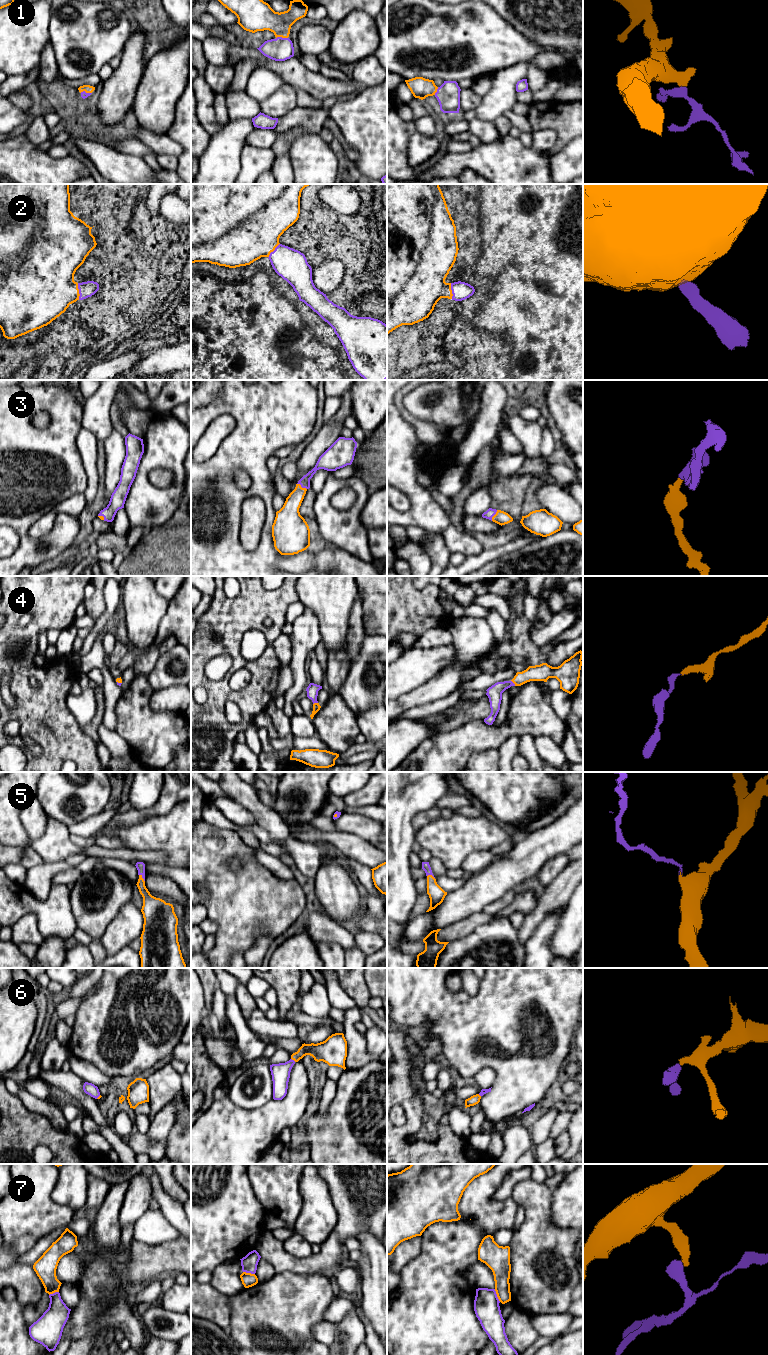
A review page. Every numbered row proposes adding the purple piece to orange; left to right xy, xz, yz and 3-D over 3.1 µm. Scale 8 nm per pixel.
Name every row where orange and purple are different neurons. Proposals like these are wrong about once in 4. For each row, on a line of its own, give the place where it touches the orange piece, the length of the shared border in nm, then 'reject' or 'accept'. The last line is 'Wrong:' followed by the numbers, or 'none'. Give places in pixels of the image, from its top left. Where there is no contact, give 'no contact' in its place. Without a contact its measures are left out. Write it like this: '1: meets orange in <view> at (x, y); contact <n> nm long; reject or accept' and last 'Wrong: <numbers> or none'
1: meets orange in xz at (281, 36); contact 100 nm long; accept
2: meets orange in xy at (78, 291); contact 140 nm long; accept
3: meets orange in xz at (301, 487); contact 90 nm long; accept
4: meets orange in yz at (513, 682); contact 60 nm long; accept
5: meets orange in xy at (142, 878); contact 80 nm long; accept
6: meets orange in xz at (293, 1059); contact 50 nm long; accept
7: meets orange in yz at (497, 1295); contact 120 nm long; reject
Wrong: 7

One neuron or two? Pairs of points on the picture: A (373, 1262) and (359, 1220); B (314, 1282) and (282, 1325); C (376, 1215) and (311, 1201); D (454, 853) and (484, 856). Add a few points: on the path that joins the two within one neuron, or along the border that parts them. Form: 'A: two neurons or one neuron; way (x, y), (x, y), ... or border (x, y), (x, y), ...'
A: two neurons; border (356, 1236), (367, 1231), (376, 1238)
B: one neuron; way (306, 1293), (285, 1314)
C: two neurons; border (327, 1183), (331, 1202), (337, 1214), (333, 1230)
D: two neurons; border (488, 850), (472, 852), (460, 867)

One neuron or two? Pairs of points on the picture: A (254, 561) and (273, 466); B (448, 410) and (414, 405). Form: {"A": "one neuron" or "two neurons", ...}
{"A": "two neurons", "B": "one neuron"}

